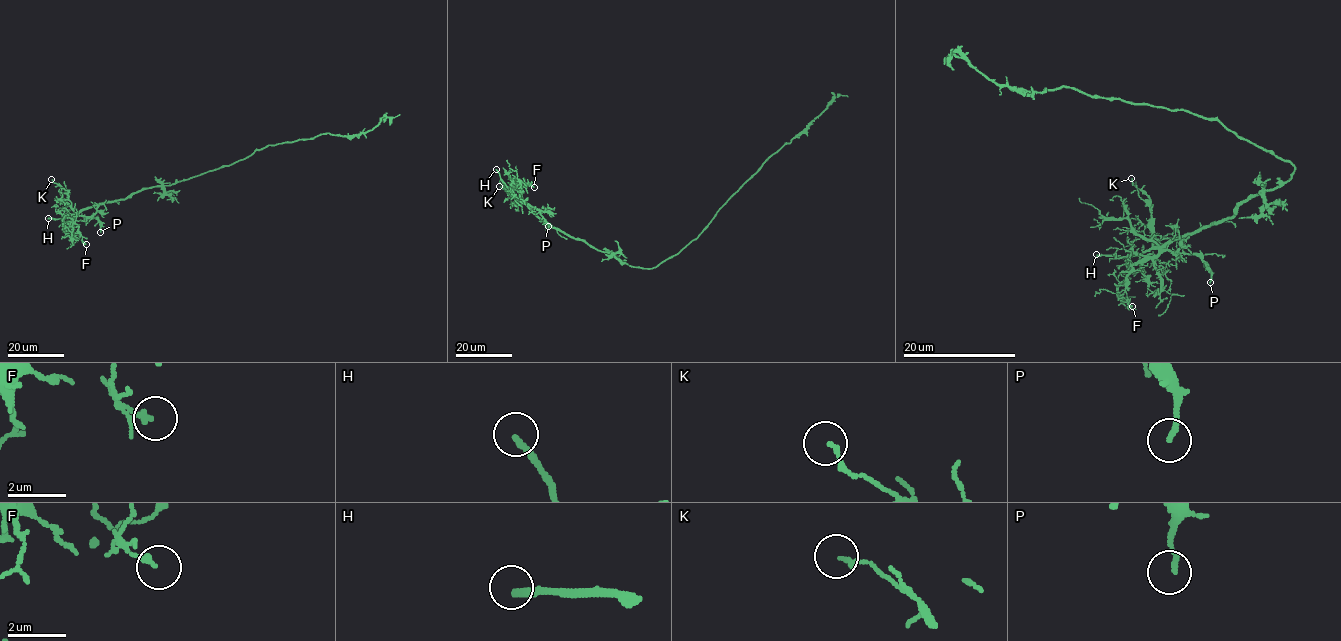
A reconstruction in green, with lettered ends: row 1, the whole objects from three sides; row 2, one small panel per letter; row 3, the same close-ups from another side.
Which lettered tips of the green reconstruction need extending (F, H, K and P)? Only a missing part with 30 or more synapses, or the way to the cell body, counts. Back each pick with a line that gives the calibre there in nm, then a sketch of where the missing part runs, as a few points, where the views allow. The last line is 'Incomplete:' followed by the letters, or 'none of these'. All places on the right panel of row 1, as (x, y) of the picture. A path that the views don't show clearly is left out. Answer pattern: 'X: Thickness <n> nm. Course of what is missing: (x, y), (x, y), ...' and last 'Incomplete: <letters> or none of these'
H: Thickness 220 nm. Course of what is missing: (1096, 254), (1088, 286), (1132, 288), (1149, 285), (1160, 275), (1207, 285), (1218, 277)
Incomplete: H

